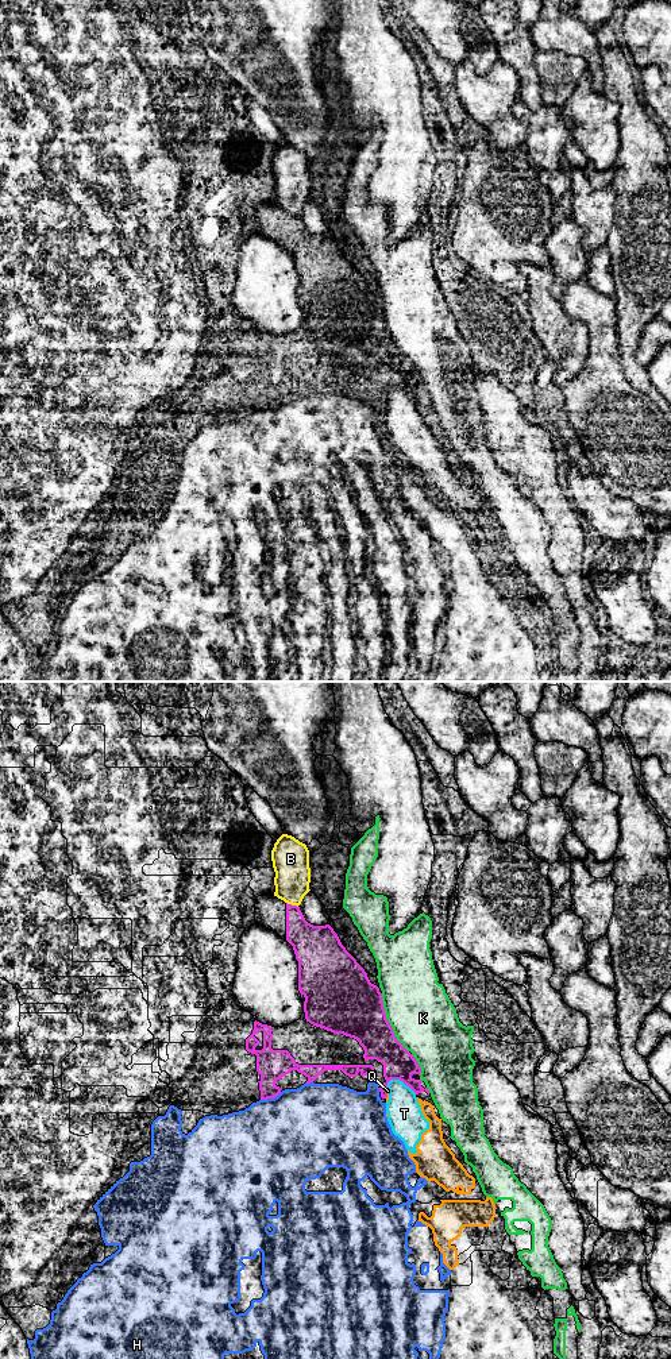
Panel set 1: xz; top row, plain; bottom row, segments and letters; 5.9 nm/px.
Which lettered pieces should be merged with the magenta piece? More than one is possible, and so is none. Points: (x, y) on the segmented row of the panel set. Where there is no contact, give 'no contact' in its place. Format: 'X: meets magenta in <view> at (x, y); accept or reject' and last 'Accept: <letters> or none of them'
B: meets magenta in xz at (290, 904); reject
H: meets magenta in xz at (270, 1097); reject
K: meets magenta in xz at (389, 1023); reject
Q: meets magenta in xz at (386, 1095); reject
T: meets magenta in xz at (401, 1080); reject
Accept: none of them

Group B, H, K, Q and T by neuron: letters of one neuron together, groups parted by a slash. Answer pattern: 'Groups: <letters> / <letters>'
Groups: B / H / K / Q T

